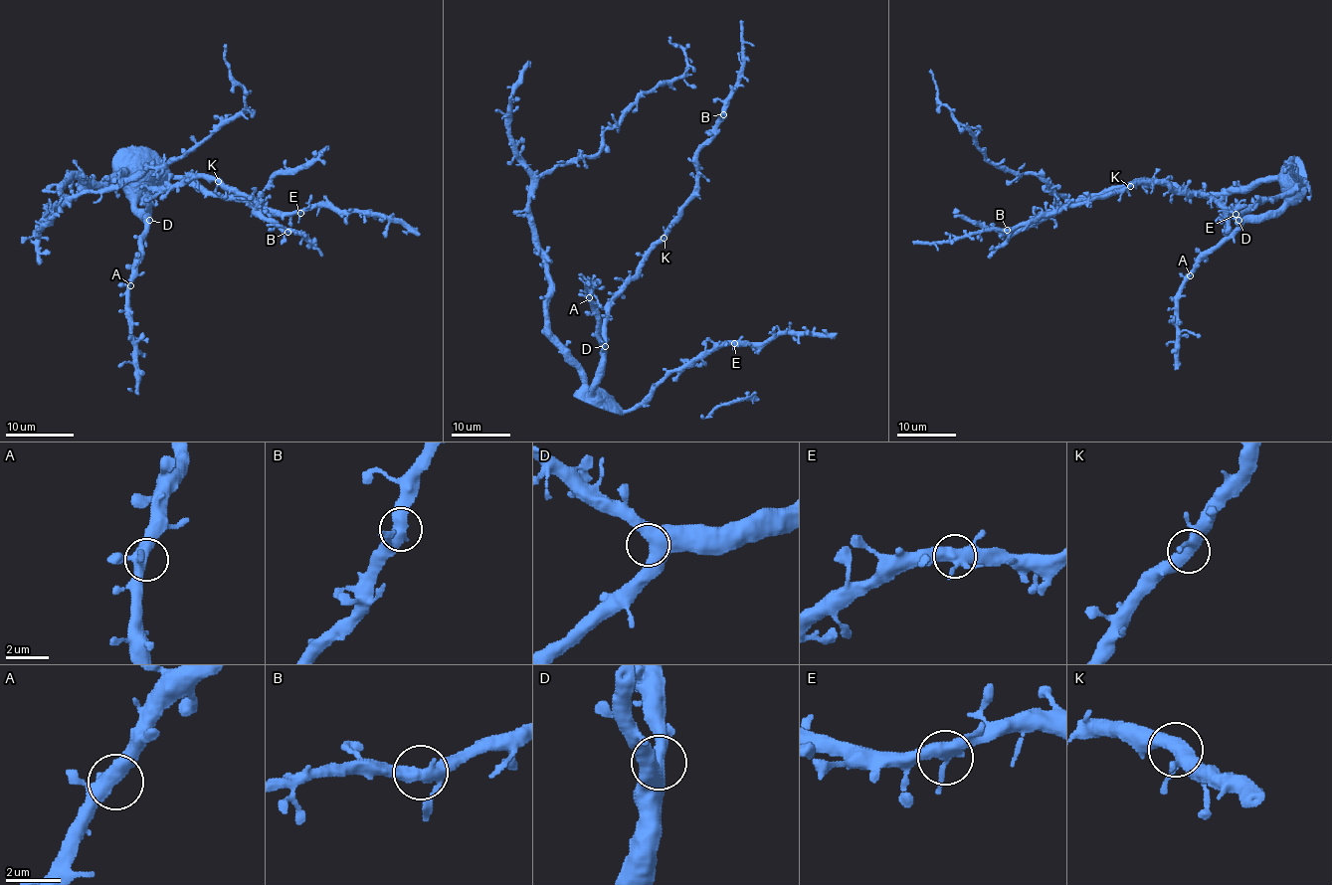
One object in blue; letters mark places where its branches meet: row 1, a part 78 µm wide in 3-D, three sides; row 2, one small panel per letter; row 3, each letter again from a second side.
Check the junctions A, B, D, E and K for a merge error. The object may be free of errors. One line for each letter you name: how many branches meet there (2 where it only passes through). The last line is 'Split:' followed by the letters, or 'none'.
Split: none

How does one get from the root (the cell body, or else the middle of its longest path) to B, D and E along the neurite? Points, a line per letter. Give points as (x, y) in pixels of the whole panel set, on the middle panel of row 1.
B: (571, 364), (590, 392), (601, 368), (610, 299), (636, 272), (642, 257), (693, 192), (697, 150), (724, 114)
D: (571, 364), (590, 392), (601, 368), (601, 350), (605, 346)
E: (571, 364), (590, 387), (601, 389), (623, 411), (633, 411), (671, 372), (682, 371), (719, 347), (734, 343)

